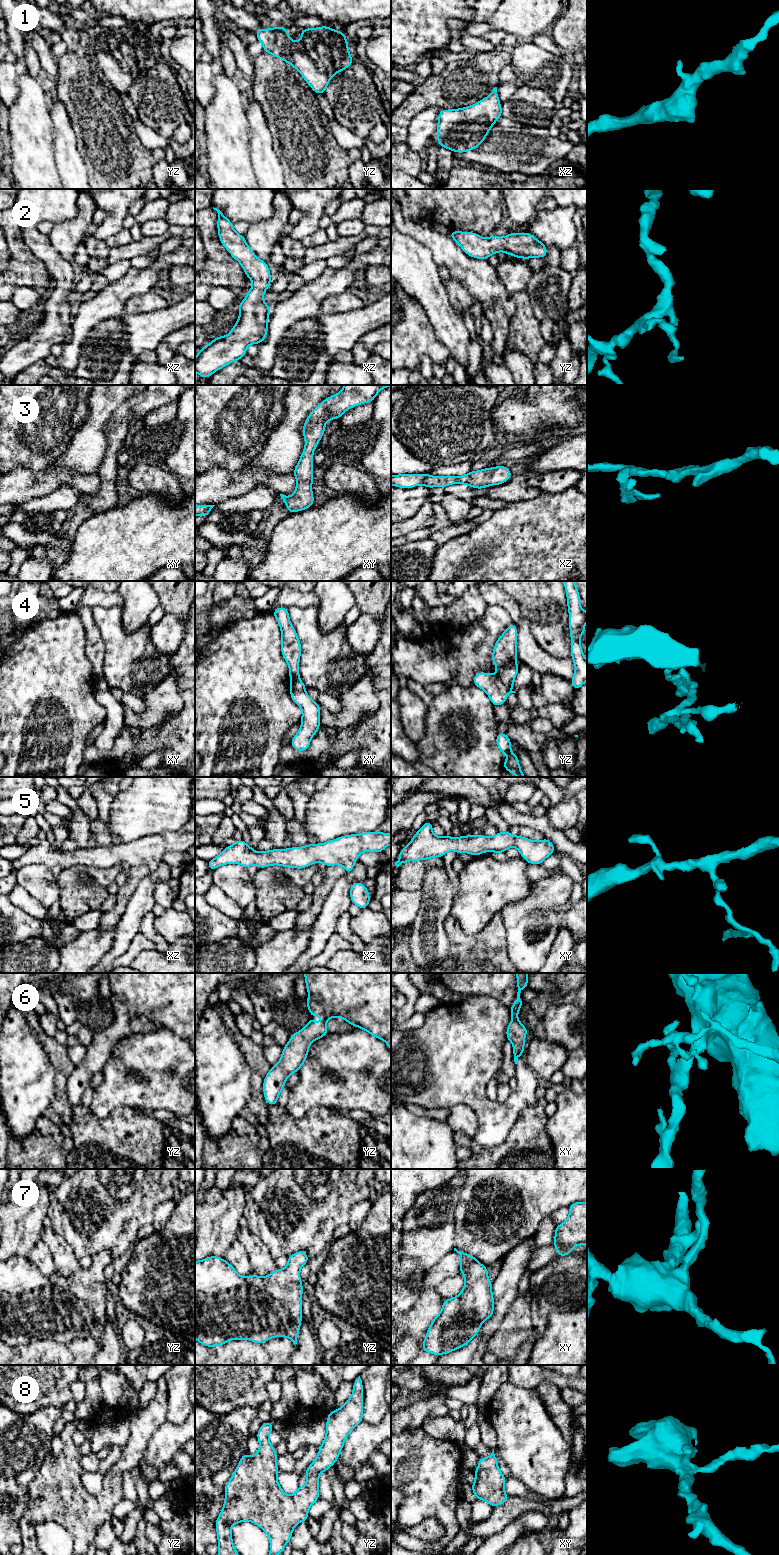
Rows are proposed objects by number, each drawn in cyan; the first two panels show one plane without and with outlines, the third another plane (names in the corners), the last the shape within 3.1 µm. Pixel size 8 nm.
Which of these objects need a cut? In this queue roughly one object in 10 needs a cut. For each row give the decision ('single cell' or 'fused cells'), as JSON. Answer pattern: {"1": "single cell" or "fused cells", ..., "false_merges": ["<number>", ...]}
{"1": "single cell", "2": "single cell", "3": "single cell", "4": "single cell", "5": "single cell", "6": "single cell", "7": "single cell", "8": "single cell", "false_merges": []}

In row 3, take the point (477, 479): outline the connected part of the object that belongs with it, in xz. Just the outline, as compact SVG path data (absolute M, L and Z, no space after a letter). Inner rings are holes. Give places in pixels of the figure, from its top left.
M506 466L486 467L483 470L471 471L462 476L431 476L423 474L391 475L391 485L399 488L413 488L424 485L427 488L446 487L452 484L465 484L476 489L483 489L492 485L503 484L512 477Z

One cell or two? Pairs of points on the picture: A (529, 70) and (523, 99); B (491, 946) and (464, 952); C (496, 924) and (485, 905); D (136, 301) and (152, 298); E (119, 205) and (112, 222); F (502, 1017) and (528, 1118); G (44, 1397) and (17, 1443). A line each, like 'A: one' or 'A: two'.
A: two
B: one
C: two
D: one
E: one
F: two
G: two

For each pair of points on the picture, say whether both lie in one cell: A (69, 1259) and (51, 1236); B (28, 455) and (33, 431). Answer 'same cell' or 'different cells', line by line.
A: same cell
B: same cell

